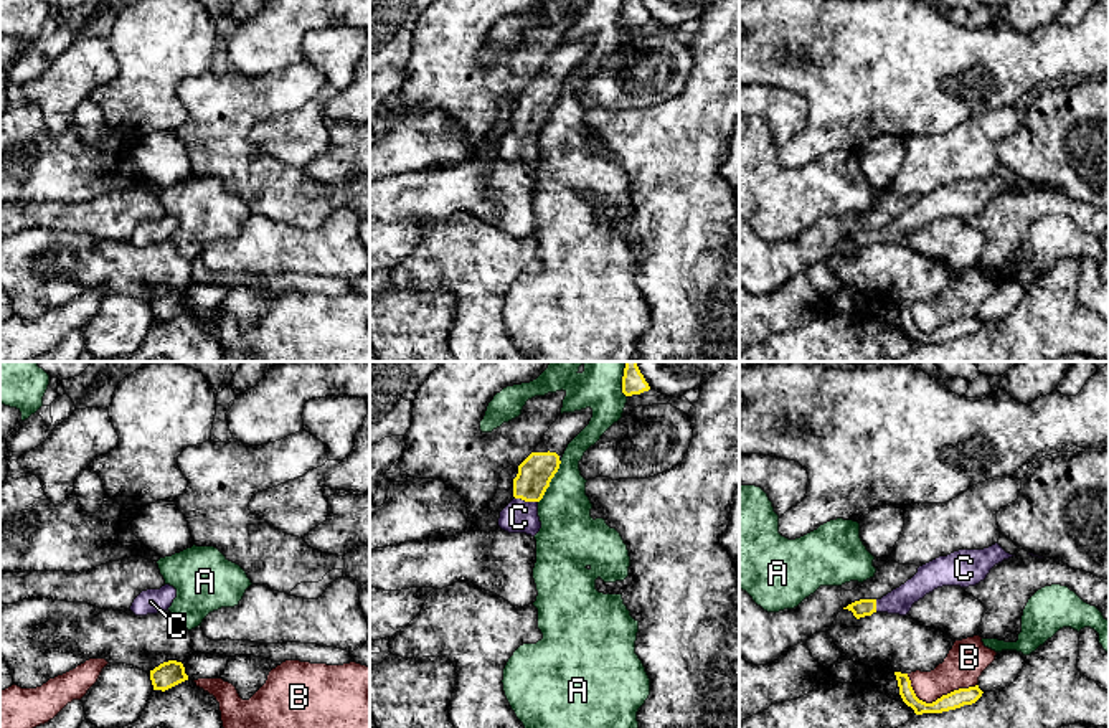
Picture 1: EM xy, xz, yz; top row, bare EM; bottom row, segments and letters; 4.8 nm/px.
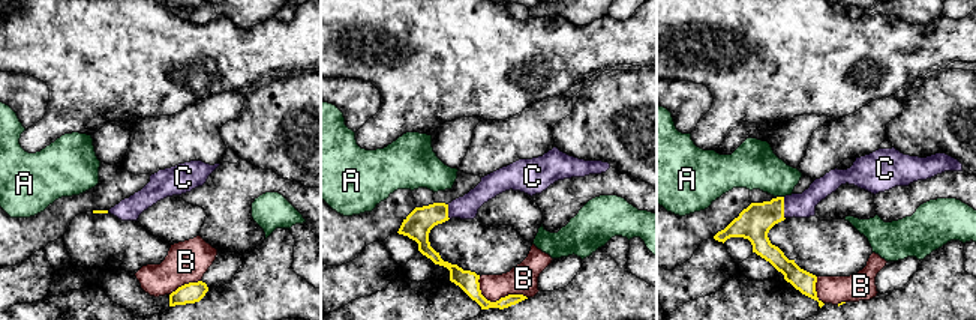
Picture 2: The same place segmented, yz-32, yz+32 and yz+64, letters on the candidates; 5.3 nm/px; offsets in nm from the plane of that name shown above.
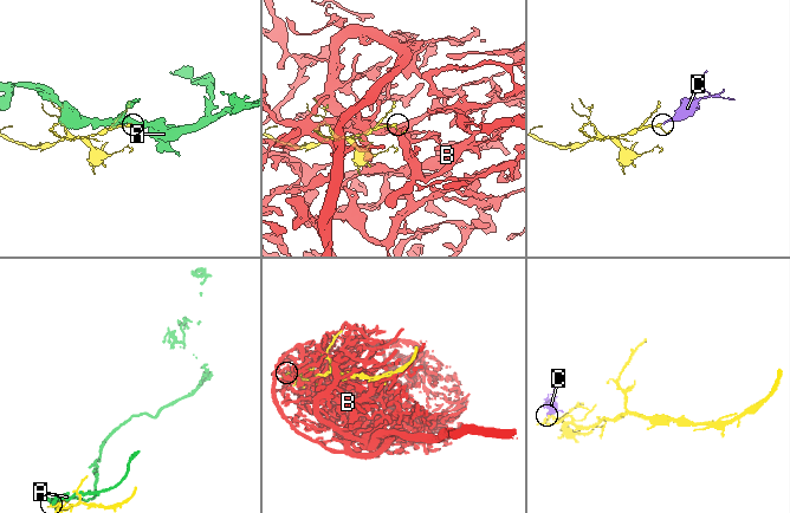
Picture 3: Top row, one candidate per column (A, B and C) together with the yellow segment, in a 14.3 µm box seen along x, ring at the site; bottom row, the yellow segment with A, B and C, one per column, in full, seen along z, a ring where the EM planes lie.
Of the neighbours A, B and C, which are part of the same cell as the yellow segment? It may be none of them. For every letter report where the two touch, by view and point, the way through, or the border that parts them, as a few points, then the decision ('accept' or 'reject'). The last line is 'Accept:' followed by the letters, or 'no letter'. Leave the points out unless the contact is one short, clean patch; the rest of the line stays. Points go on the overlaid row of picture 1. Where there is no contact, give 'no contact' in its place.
A: xz (550, 481) | reject
B: yz (936, 700) | reject
C: xz (527, 501) | accept
Accept: C

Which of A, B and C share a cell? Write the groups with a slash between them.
A / B / C

